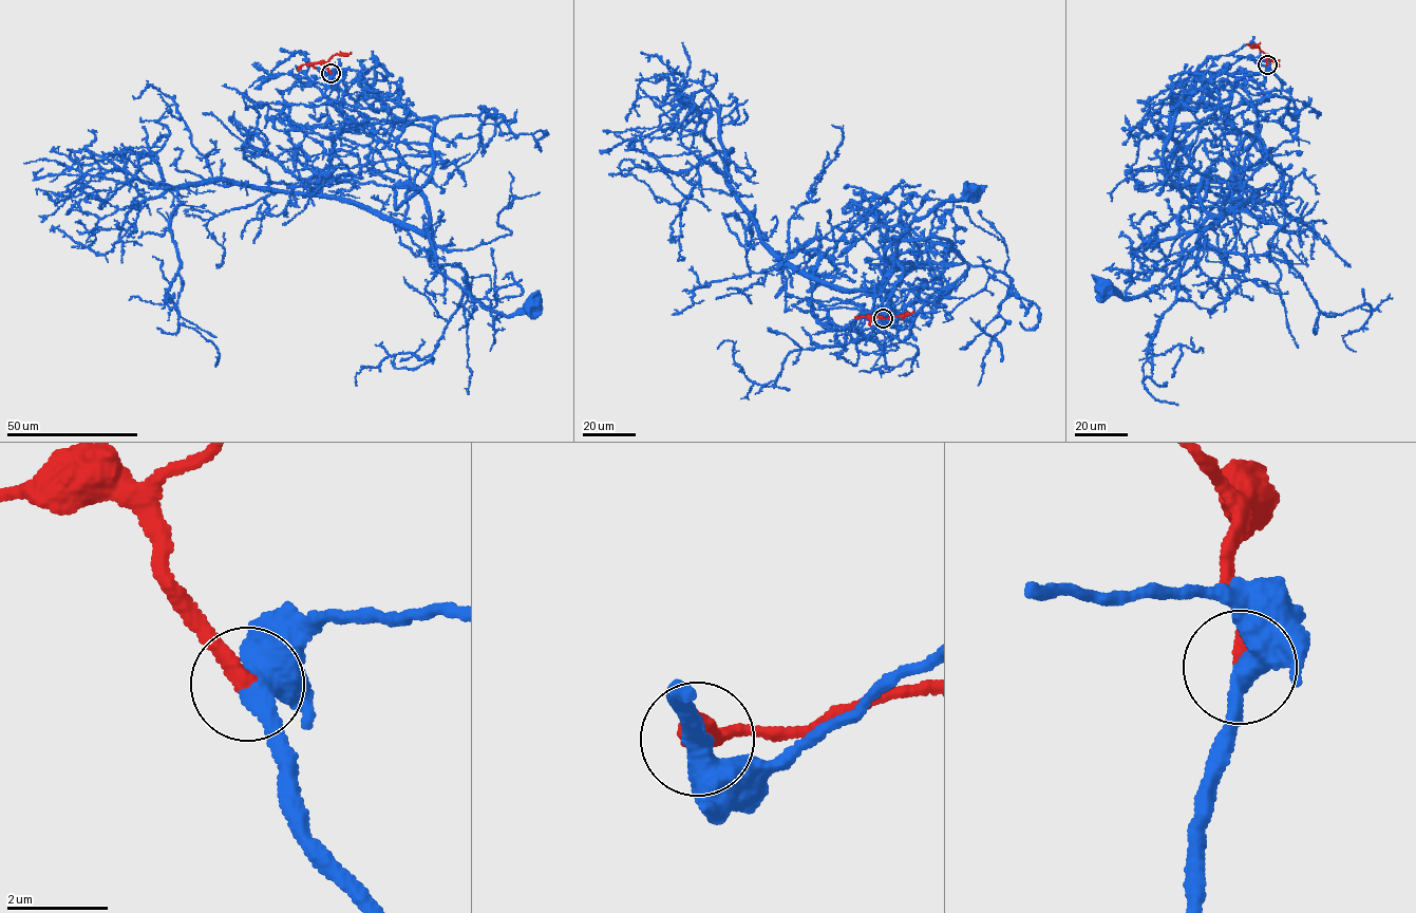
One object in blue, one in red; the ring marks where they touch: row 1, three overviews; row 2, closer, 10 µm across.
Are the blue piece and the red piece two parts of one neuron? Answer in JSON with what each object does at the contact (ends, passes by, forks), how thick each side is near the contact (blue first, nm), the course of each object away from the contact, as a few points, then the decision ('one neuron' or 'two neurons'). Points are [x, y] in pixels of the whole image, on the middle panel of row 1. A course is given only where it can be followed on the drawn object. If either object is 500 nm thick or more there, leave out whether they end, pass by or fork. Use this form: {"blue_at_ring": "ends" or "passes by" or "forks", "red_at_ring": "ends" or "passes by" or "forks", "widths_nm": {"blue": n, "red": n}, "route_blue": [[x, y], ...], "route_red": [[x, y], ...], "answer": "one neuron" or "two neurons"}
{"blue_at_ring": "passes by", "red_at_ring": "ends", "widths_nm": {"blue": 440, "red": 300}, "route_blue": [[882, 318], [875, 312], [905, 328], [892, 315], [886, 324], [872, 291], [894, 265], [892, 238], [975, 192]], "route_red": [[882, 318], [904, 315], [914, 310]], "answer": "one neuron"}

